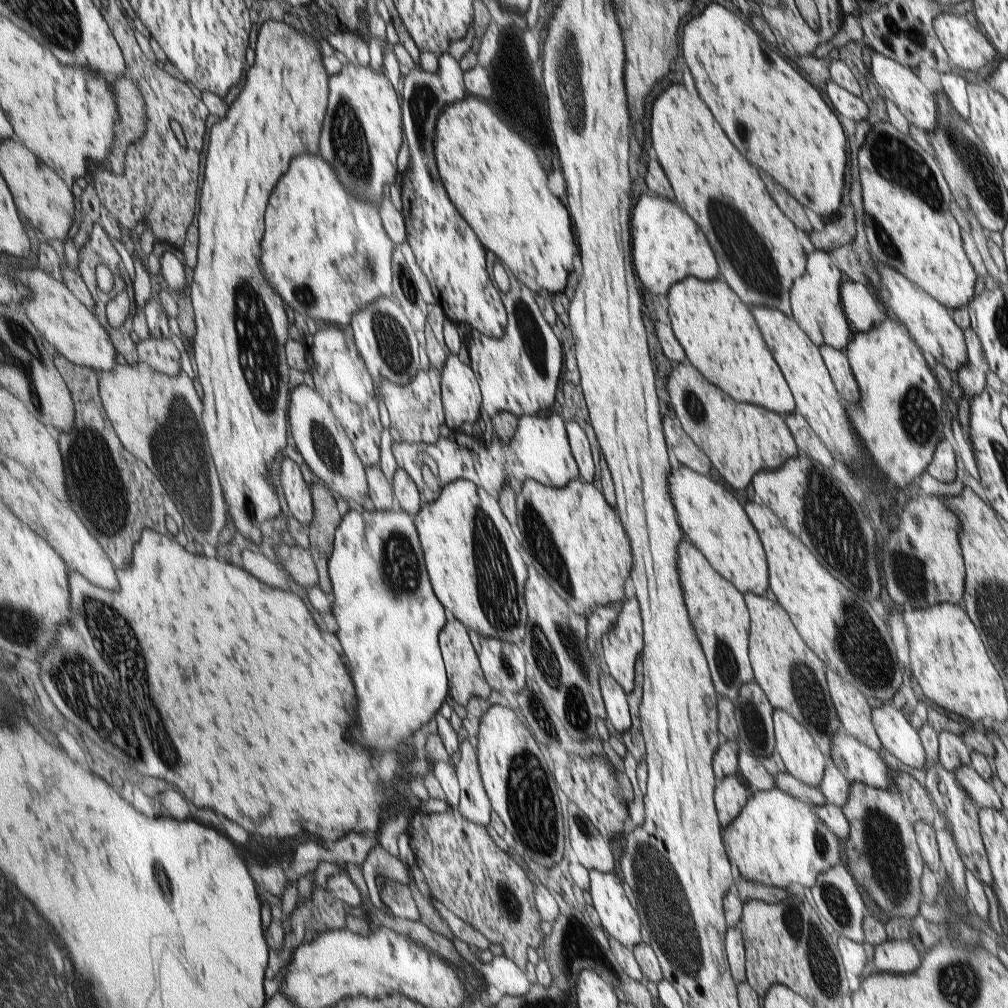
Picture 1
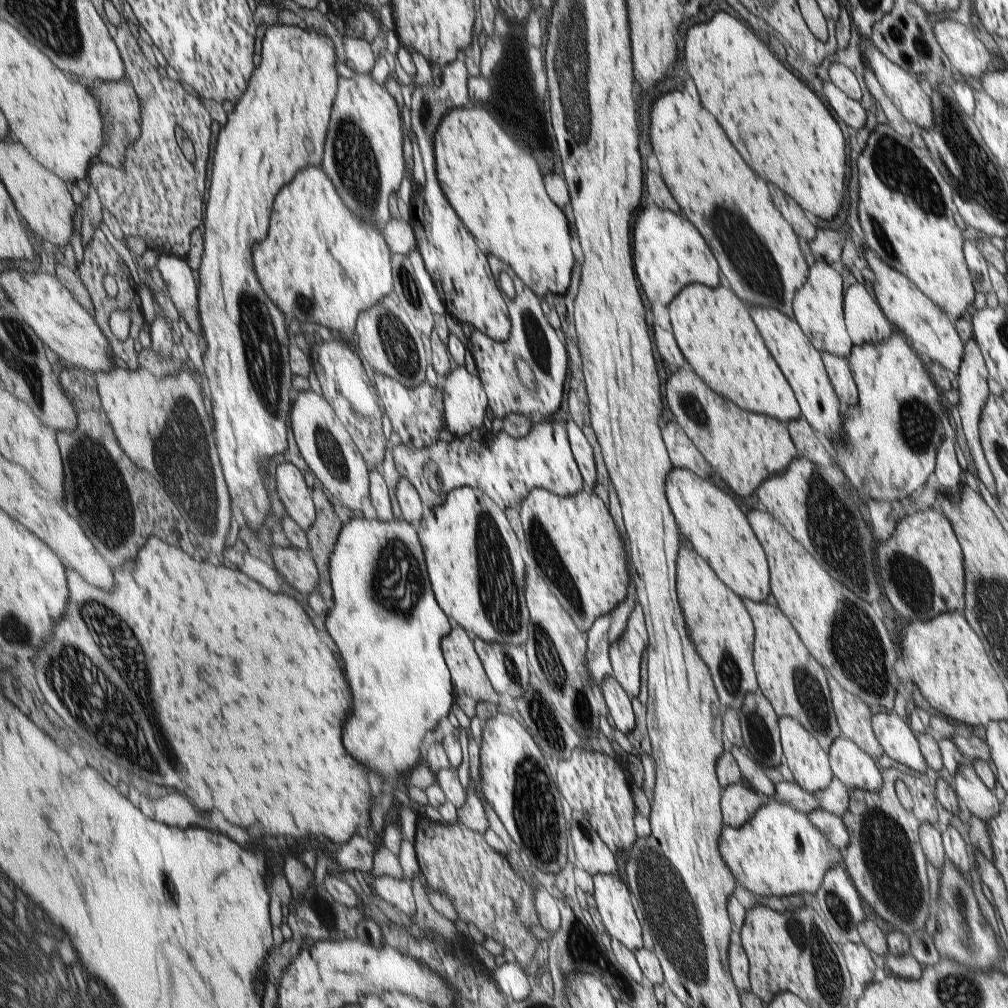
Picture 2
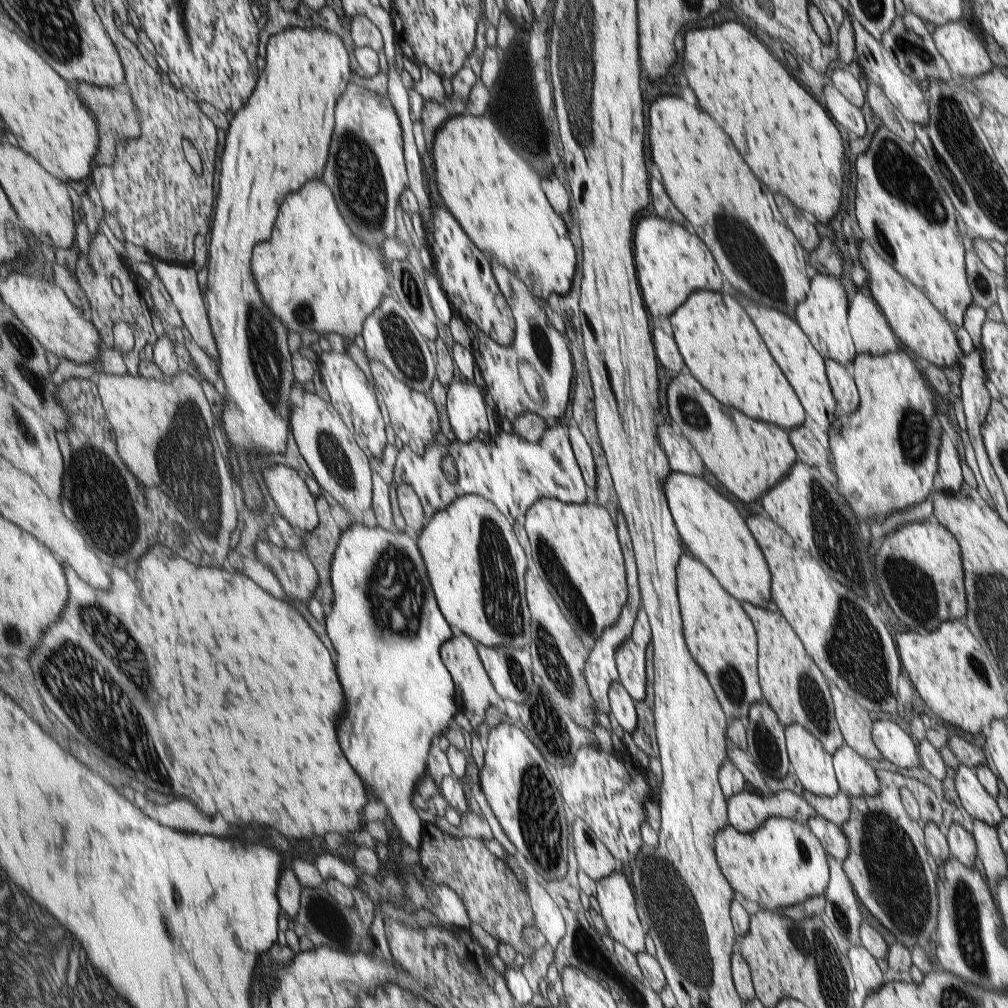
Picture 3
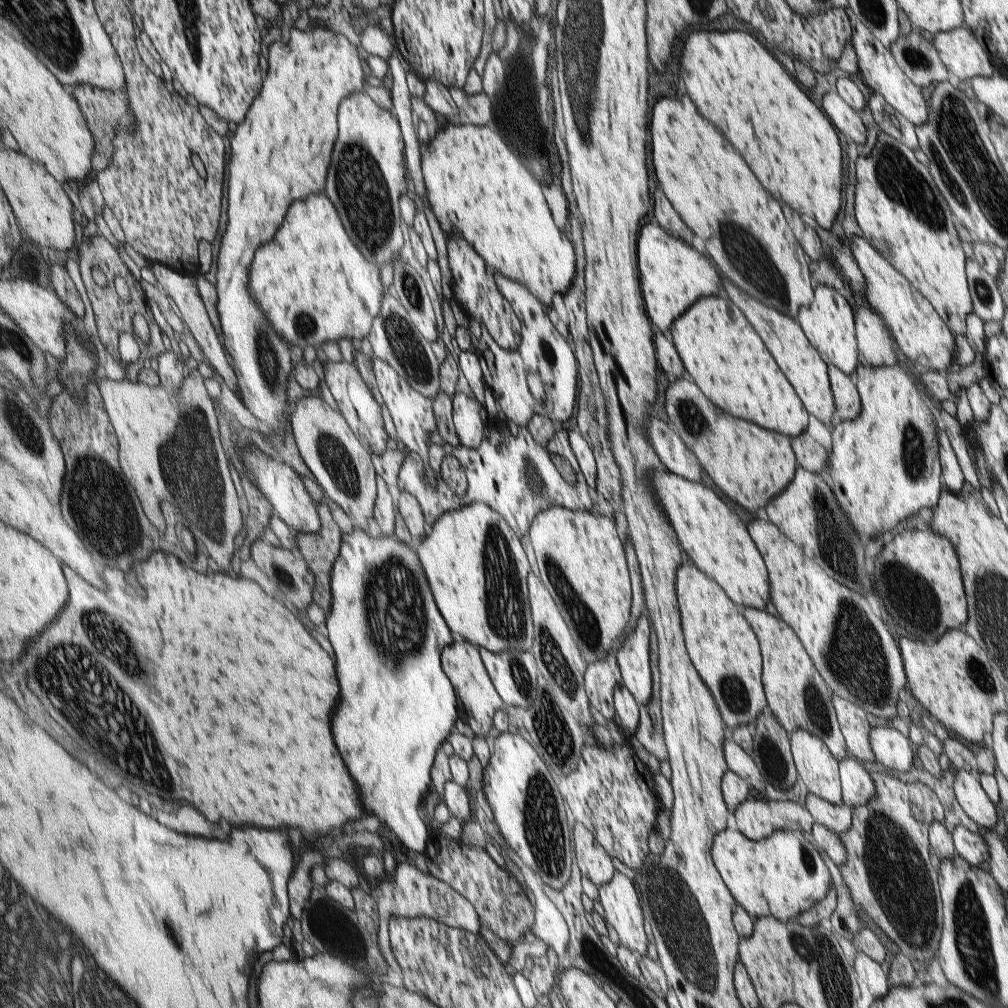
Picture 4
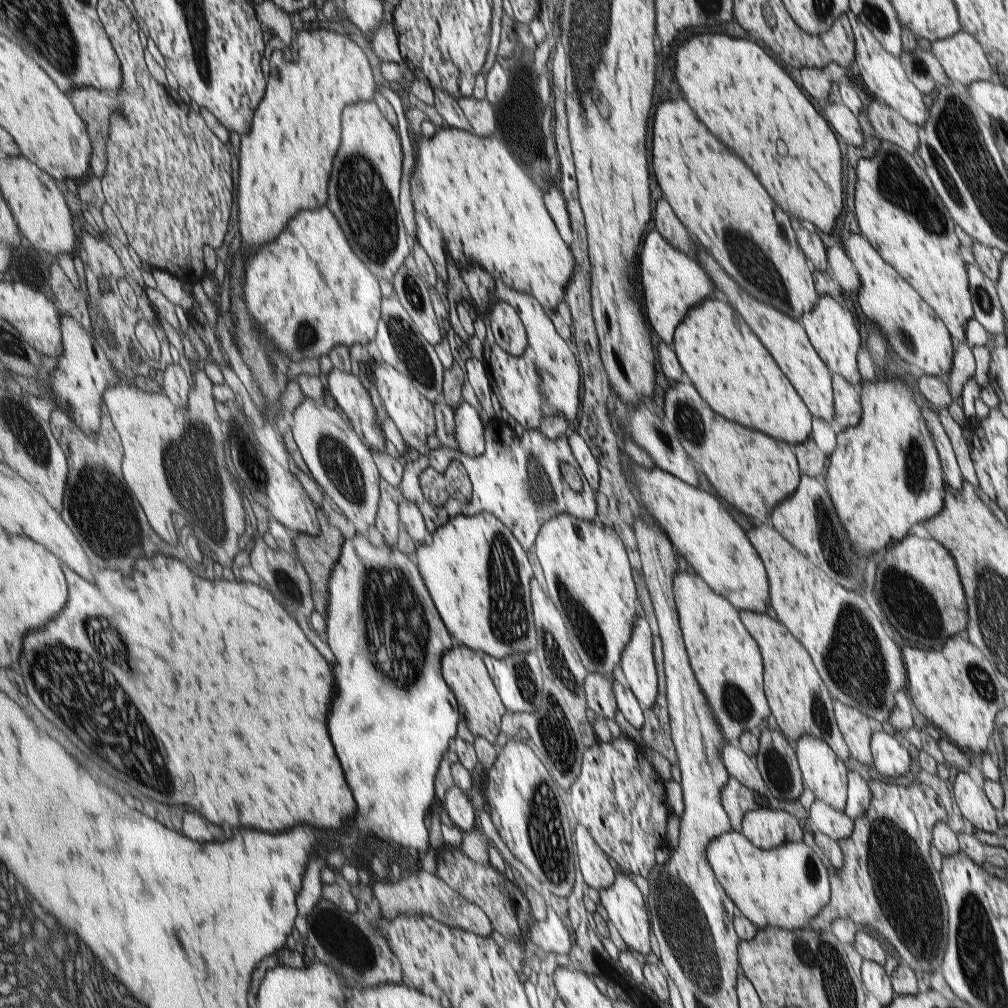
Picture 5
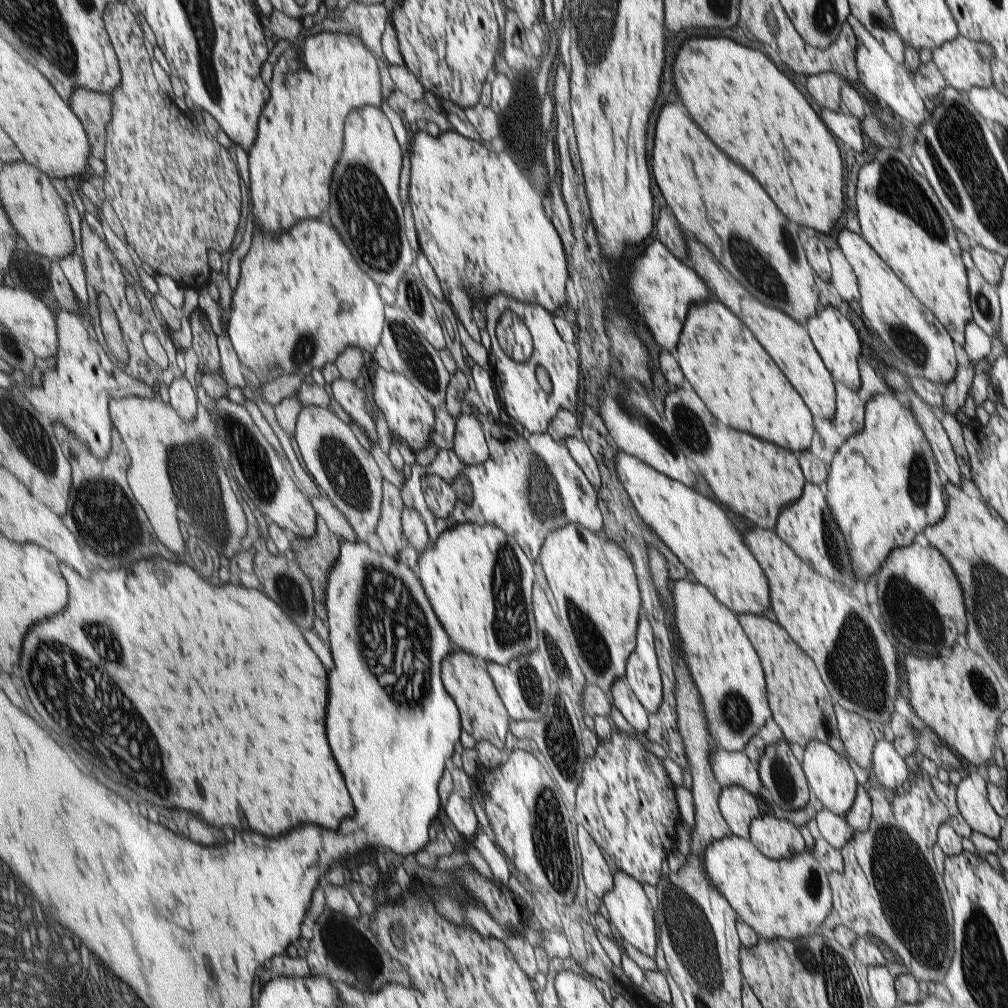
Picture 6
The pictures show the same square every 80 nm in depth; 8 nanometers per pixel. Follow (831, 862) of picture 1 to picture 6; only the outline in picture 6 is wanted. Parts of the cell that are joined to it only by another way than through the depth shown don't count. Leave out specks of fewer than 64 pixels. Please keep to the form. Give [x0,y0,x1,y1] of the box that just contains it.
[701,834,831,942]

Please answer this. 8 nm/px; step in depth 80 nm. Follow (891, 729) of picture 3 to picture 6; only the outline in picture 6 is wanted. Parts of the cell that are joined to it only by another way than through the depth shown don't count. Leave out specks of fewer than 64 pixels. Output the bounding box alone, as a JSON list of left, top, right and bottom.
[871,738,909,791]

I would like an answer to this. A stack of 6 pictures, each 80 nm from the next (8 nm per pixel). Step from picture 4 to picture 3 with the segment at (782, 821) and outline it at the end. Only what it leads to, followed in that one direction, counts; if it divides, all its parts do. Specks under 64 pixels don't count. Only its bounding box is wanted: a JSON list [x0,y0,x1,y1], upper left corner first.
[726,791,815,834]

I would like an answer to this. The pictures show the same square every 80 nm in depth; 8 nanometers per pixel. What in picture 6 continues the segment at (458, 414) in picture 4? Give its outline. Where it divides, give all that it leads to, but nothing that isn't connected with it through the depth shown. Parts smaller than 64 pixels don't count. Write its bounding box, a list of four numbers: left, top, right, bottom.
[453,410,491,466]

